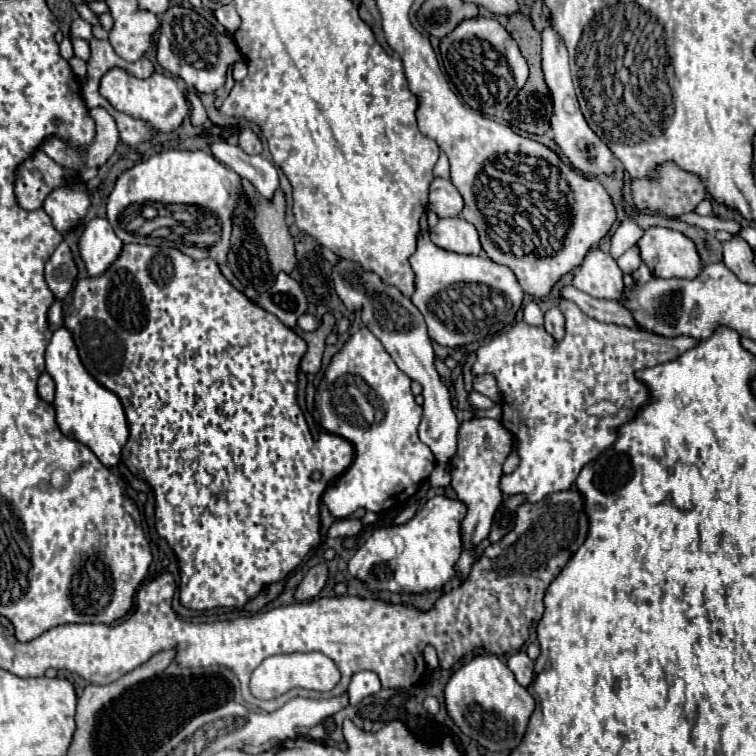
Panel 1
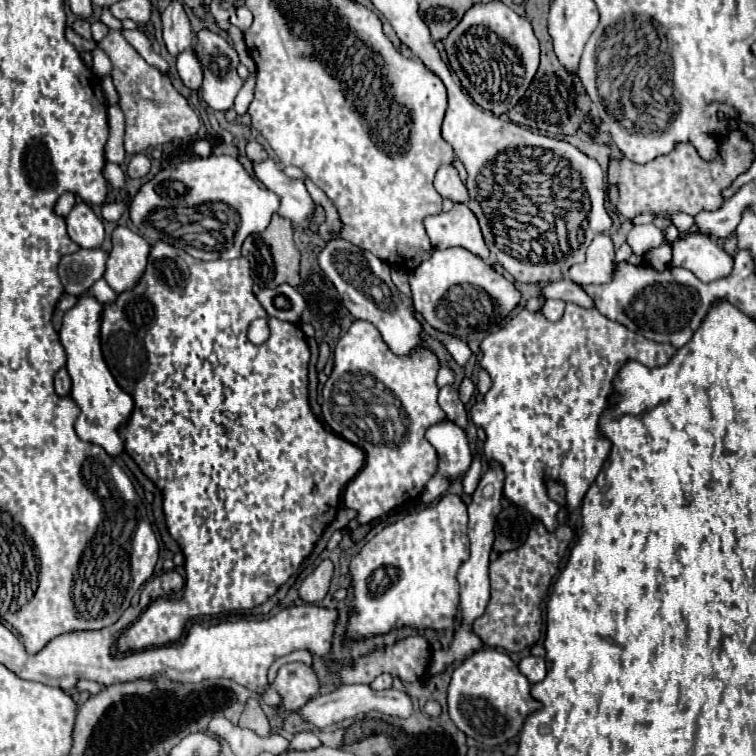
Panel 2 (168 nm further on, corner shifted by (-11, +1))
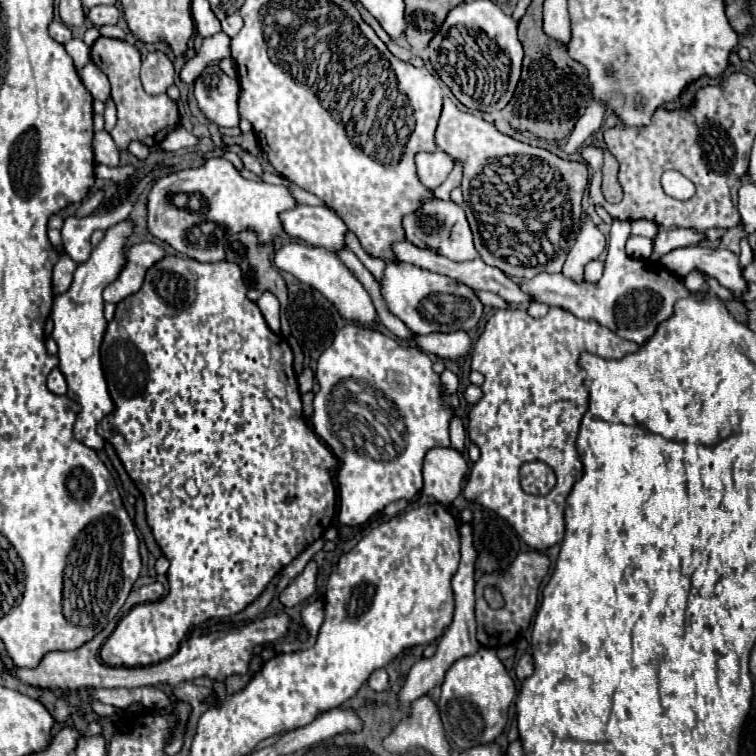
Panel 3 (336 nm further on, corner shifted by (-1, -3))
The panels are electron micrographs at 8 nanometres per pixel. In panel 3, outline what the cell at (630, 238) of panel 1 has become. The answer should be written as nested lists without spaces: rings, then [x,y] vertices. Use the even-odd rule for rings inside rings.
[[[593,260],[593,262],[589,262],[589,264],[585,266],[585,276],[583,276],[583,280],[587,280],[587,282],[597,282],[597,280],[601,278],[601,274],[603,274],[603,262],[601,262],[601,260]]]

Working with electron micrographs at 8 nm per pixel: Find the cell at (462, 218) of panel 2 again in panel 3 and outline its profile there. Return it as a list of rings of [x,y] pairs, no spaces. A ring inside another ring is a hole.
[[[431,198],[431,200],[425,201],[419,212],[413,212],[413,214],[407,214],[403,216],[403,230],[405,230],[405,240],[419,246],[419,248],[427,248],[431,252],[437,252],[437,254],[443,254],[455,262],[465,262],[465,260],[473,260],[477,258],[477,250],[473,246],[473,234],[471,234],[471,228],[467,224],[467,218],[465,218],[465,212],[461,206],[457,206],[455,202],[451,200],[439,200],[439,198]],[[419,214],[429,214],[429,216],[435,216],[439,218],[439,226],[427,234],[423,232],[423,228],[417,224],[417,218]]]

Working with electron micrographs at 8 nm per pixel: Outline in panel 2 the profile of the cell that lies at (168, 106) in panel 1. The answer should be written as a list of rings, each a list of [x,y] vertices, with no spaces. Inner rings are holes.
[[[185,50],[179,54],[179,76],[181,76],[181,82],[185,84],[185,88],[189,88],[189,90],[197,90],[201,86],[203,72],[201,72],[201,64],[199,64],[195,52]]]

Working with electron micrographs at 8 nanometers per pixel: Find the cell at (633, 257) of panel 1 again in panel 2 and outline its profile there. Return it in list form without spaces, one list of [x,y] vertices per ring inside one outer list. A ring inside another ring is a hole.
[[[643,224],[643,226],[633,226],[633,230],[627,236],[627,244],[631,246],[635,256],[645,256],[653,248],[663,244],[663,232],[653,226],[653,224]]]

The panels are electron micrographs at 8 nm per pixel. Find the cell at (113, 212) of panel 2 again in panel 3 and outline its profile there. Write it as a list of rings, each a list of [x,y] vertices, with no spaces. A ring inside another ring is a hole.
[[[101,130],[94,133],[93,138],[94,159],[107,166],[119,166],[119,150],[109,132]]]

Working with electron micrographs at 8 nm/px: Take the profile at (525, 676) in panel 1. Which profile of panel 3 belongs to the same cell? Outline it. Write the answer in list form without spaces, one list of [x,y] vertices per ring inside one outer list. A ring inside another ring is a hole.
[[[525,652],[525,654],[519,658],[519,662],[517,662],[517,666],[515,666],[515,674],[517,674],[519,680],[525,680],[527,676],[533,674],[533,658],[531,658],[529,652]]]

